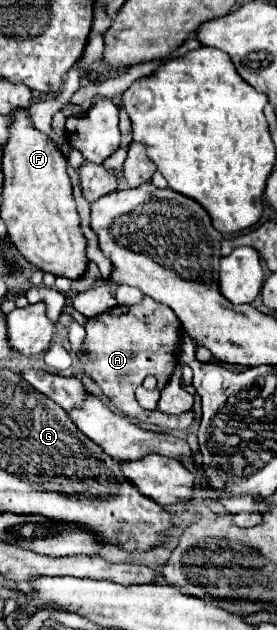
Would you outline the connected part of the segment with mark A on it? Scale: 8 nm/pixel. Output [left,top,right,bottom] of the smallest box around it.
[76,298,180,422]

